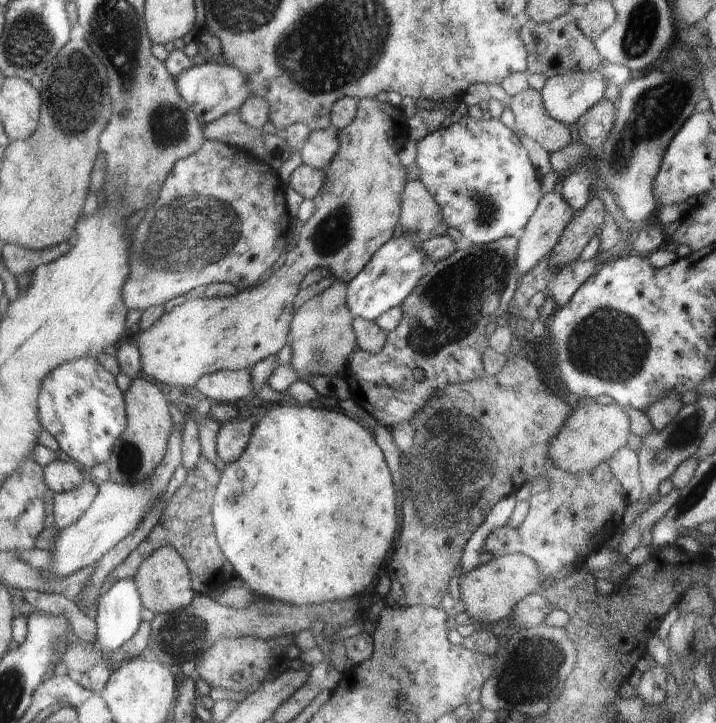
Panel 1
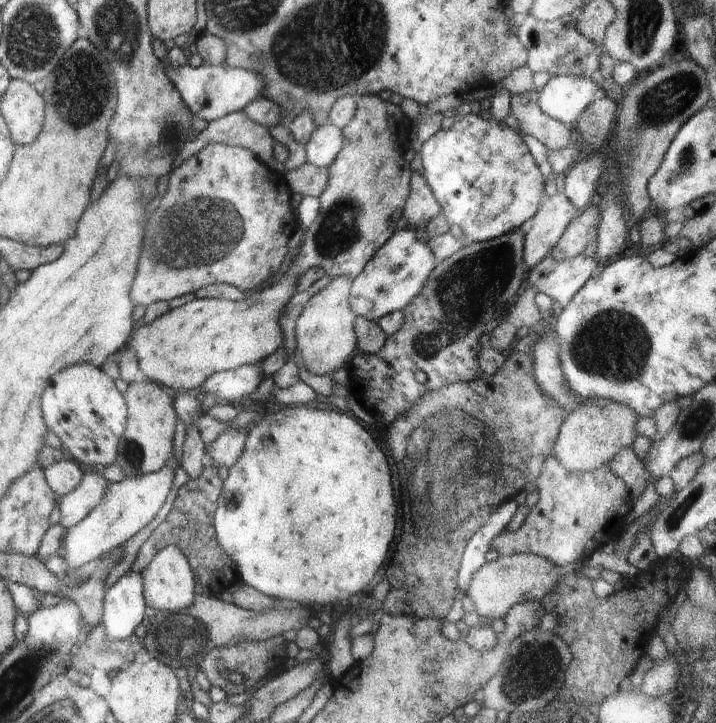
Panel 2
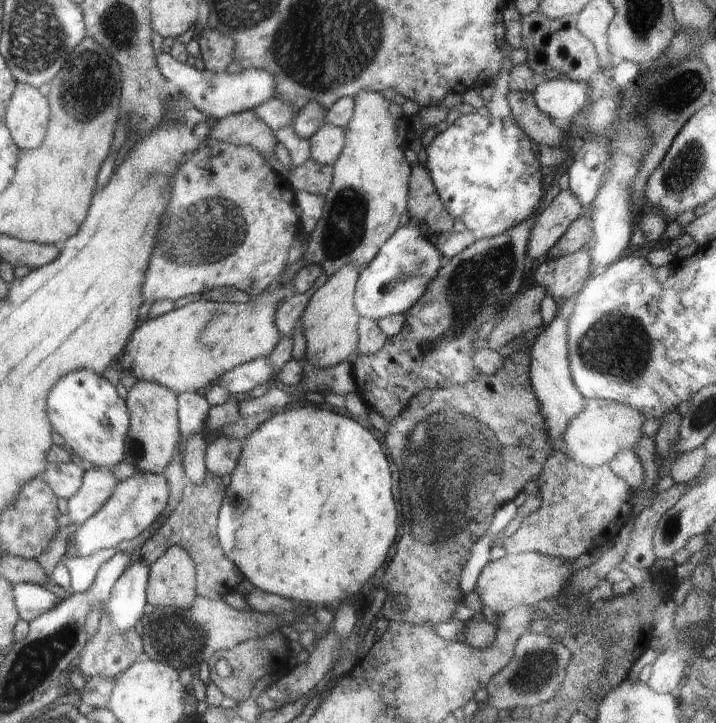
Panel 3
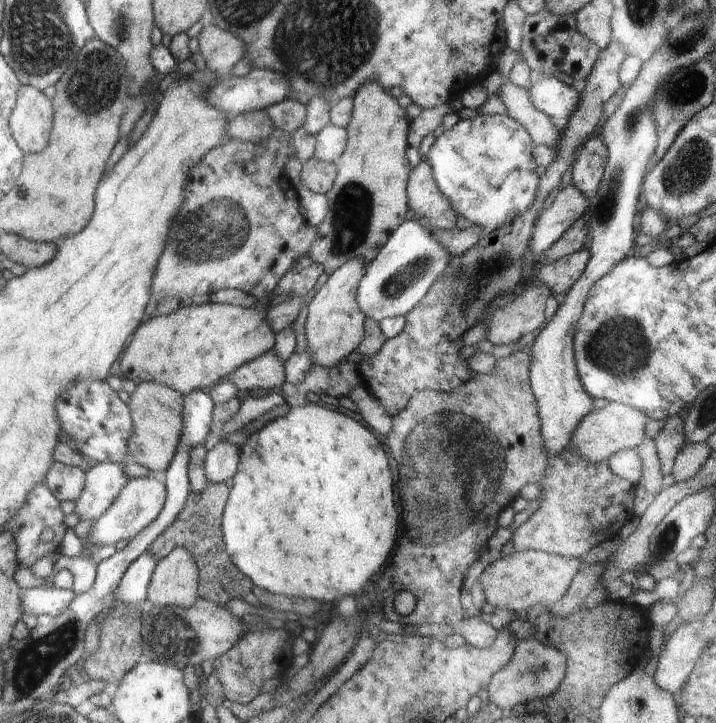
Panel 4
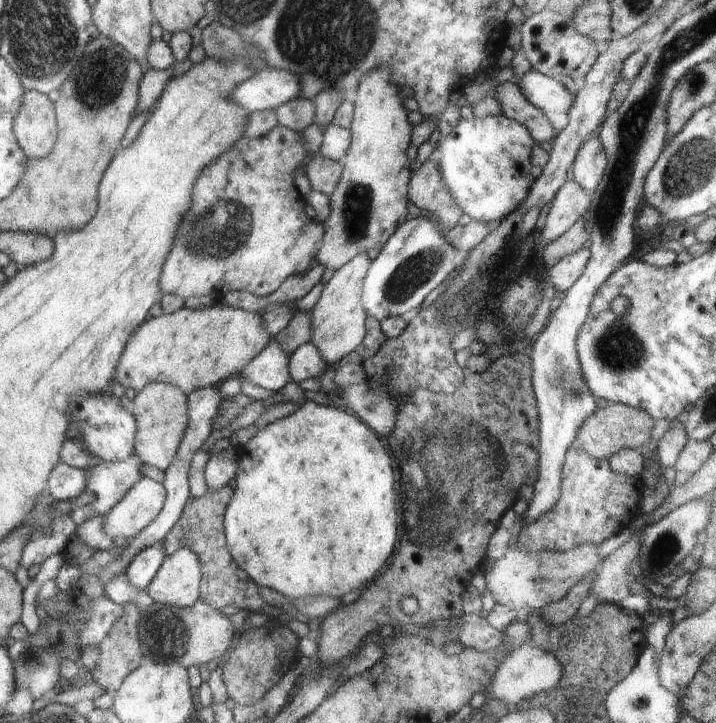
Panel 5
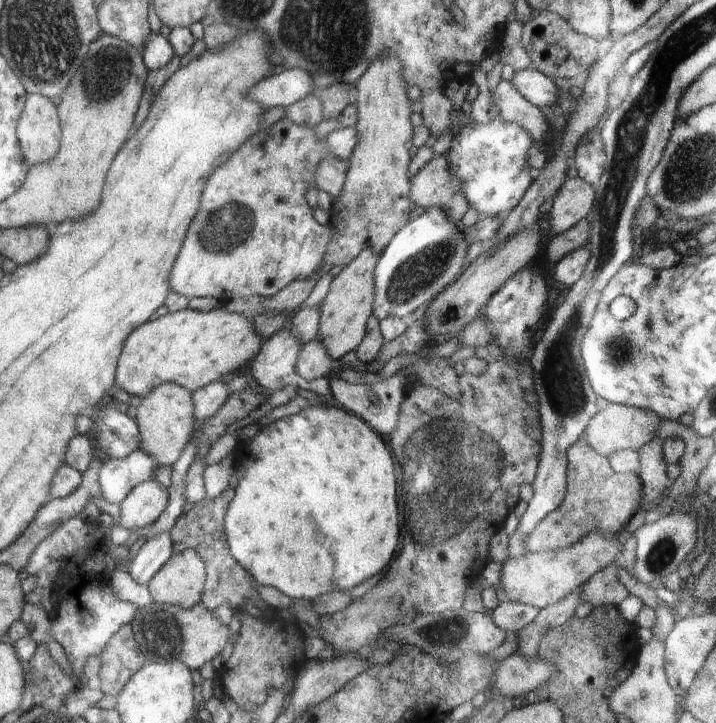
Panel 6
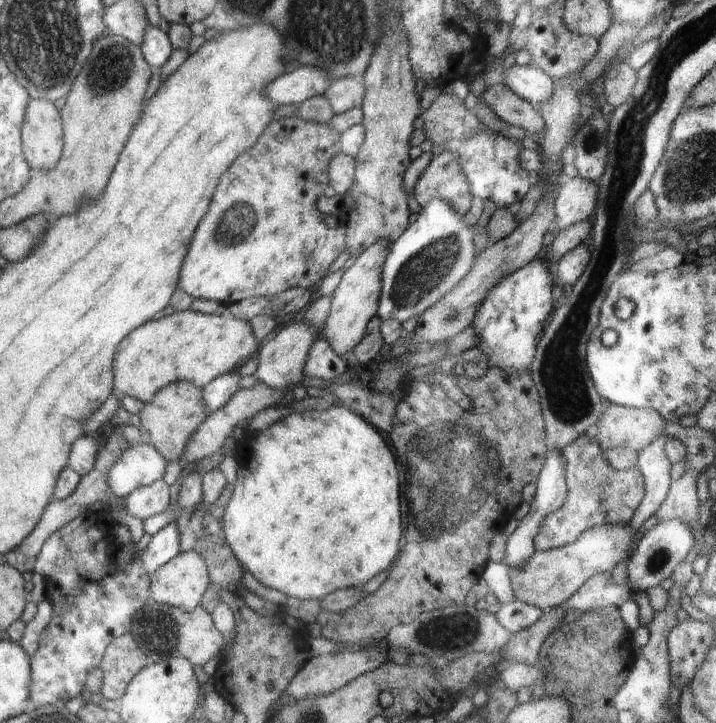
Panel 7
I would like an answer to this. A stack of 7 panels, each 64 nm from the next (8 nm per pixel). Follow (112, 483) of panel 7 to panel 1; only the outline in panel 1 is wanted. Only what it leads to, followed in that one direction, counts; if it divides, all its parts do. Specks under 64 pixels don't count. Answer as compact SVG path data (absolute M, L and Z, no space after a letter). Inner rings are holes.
M93 480L82 482L80 488L55 493L53 498L54 525L58 532L74 524L98 494L99 484Z

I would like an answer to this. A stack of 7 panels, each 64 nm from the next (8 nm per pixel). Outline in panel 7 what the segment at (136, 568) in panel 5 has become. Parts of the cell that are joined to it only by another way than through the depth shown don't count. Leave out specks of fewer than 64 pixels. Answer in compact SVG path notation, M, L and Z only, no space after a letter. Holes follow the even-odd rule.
M174 521L152 536L150 543L139 556L149 580L150 576L160 569L160 566L166 565L180 553L179 541L179 531Z

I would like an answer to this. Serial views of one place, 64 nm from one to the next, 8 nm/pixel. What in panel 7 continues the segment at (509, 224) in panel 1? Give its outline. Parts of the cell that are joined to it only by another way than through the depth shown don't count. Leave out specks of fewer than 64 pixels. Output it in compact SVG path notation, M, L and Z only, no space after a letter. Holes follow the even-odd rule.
M490 130L454 144L453 151L468 180L471 196L492 201L497 208L515 207L532 186L529 172L520 163L519 155L523 147L523 140L510 139Z

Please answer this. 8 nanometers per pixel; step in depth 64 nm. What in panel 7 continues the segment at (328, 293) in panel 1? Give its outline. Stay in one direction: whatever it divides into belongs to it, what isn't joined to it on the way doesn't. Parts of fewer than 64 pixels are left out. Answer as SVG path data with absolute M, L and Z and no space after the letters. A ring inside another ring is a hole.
M377 241L368 246L357 257L358 260L344 272L340 284L331 295L329 312L321 331L321 338L329 343L332 351L338 356L353 351L364 337L368 322L377 315L381 292L381 269L390 245L385 241Z

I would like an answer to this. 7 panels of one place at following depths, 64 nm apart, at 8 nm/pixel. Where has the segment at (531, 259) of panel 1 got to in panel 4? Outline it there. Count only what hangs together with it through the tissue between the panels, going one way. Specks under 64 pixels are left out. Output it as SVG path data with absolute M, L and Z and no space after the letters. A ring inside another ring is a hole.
M574 184L563 185L552 205L536 220L529 242L529 255L541 258L578 218L586 215L589 201Z

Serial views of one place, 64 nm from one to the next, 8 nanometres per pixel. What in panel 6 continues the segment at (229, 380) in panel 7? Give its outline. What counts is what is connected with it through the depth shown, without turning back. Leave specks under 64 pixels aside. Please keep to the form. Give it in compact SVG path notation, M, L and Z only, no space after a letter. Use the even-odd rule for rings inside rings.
M227 378L216 380L216 382L212 382L192 392L196 428L200 428L206 418L214 416L217 410L228 400L231 393L228 380Z

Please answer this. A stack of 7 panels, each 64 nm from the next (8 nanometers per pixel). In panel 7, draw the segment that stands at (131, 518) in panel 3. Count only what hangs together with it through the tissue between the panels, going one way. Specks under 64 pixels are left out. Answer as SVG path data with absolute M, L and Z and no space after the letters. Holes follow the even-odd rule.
M160 480L156 484L136 488L123 502L128 515L141 521L166 511L170 506L170 488Z

